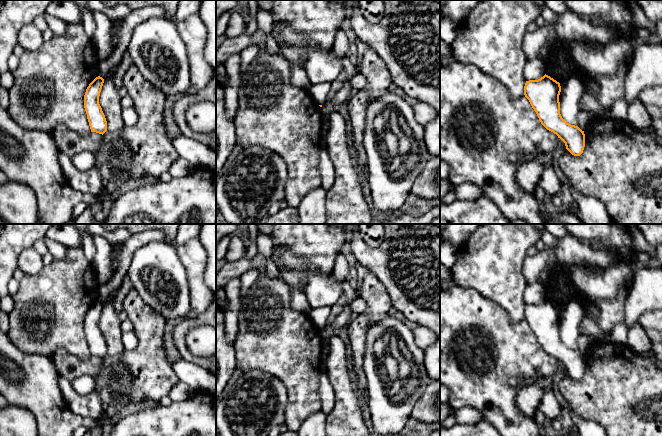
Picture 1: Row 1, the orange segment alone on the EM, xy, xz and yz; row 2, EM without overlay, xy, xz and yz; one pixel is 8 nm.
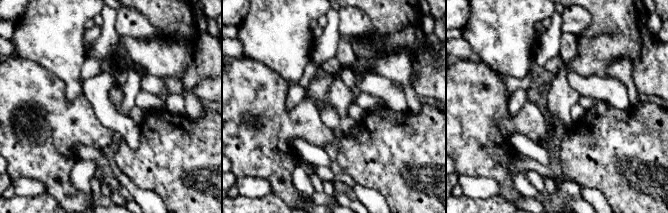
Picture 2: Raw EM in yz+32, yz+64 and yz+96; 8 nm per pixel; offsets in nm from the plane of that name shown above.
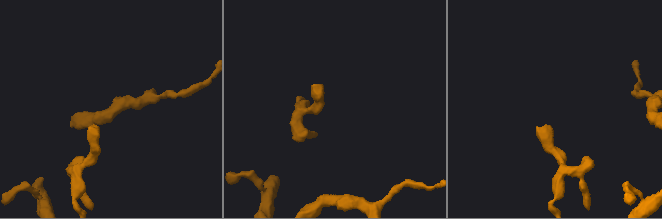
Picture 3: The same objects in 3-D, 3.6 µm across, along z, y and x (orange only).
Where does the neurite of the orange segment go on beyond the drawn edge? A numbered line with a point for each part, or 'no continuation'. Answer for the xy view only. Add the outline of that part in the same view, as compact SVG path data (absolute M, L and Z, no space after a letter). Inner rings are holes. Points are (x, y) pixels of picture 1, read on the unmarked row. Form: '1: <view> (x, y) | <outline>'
no continuation

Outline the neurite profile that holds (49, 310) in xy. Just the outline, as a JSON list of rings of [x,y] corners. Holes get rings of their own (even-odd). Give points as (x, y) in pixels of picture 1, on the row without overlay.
[[[82,246],[68,247],[66,255],[62,259],[54,259],[50,264],[44,265],[37,274],[24,275],[19,284],[18,291],[12,296],[14,308],[9,314],[7,332],[13,344],[28,354],[53,357],[56,351],[65,350],[80,360],[90,358],[91,353],[84,332],[84,319],[89,308],[98,301],[100,284],[92,262],[86,258]]]

